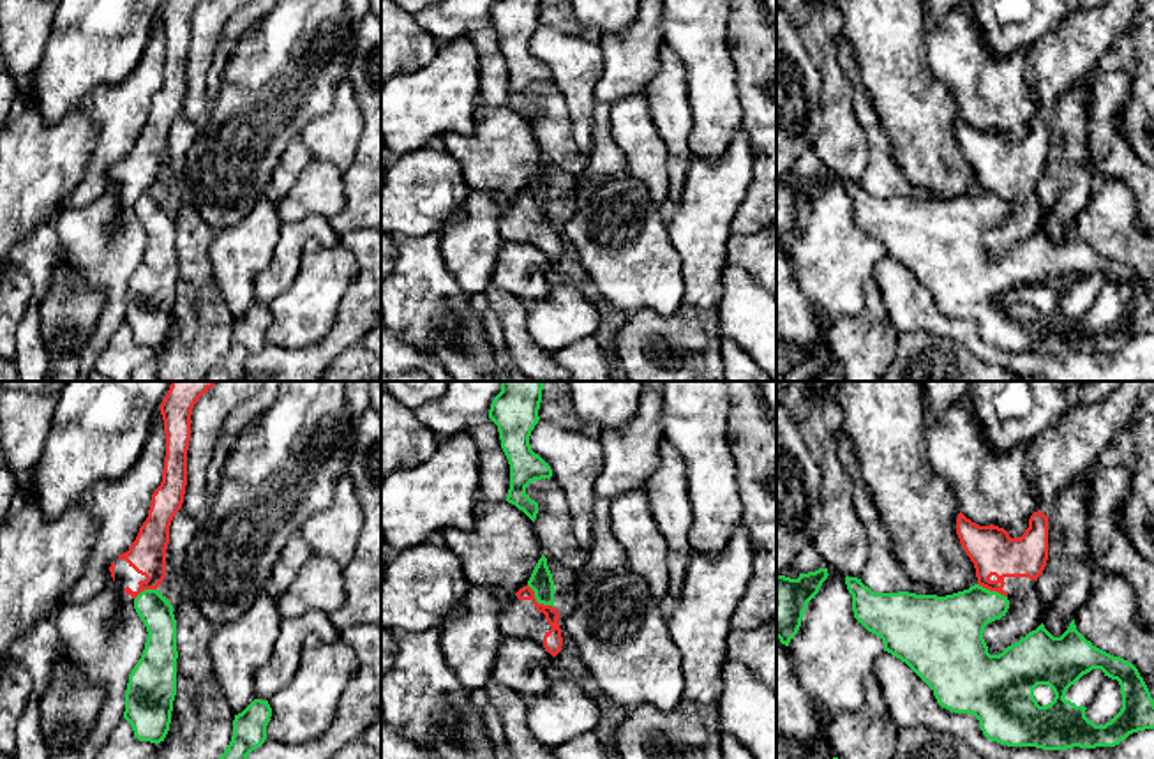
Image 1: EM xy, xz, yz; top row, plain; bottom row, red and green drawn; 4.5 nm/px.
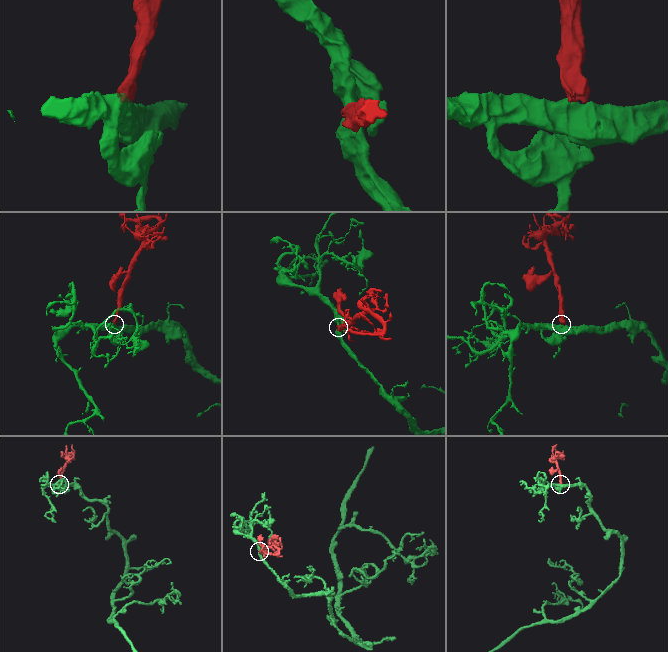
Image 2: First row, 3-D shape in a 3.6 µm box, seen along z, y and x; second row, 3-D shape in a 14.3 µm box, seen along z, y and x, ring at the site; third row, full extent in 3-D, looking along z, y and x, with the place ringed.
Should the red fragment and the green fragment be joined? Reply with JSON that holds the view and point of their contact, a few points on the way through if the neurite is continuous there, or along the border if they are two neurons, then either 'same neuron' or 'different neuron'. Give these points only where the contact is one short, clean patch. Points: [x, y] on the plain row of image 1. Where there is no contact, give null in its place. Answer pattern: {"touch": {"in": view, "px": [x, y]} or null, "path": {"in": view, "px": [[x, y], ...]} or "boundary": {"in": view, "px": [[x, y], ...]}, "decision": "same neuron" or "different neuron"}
{"touch": {"in": "xz", "px": [537, 207]}, "boundary": {"in": "xz", "px": [[528, 189], [539, 207], [554, 212]]}, "decision": "different neuron"}

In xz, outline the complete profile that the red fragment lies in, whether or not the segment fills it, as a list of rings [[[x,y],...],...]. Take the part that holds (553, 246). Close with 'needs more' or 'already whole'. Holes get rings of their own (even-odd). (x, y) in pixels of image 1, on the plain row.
[[[529,191],[515,199],[496,196],[501,207],[499,237],[503,242],[535,245],[552,261],[561,256],[563,242],[559,233],[559,215],[552,210],[538,208]]]; needs more

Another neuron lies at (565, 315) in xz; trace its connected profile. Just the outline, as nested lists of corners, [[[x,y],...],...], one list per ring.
[[[552,281],[545,298],[528,304],[528,330],[542,348],[556,349],[595,335],[600,316],[577,286]]]

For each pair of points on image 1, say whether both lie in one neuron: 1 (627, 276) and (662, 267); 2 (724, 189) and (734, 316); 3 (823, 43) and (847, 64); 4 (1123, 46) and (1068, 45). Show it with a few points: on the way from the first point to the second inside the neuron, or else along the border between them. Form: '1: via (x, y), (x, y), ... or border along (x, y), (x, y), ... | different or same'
1: via (636, 269), (653, 267) | same
2: border along (726, 262), (719, 306) | different
3: border along (831, 36), (837, 46), (839, 66), (854, 83) | different
4: border along (1131, 18), (1130, 25), (1082, 76) | different

